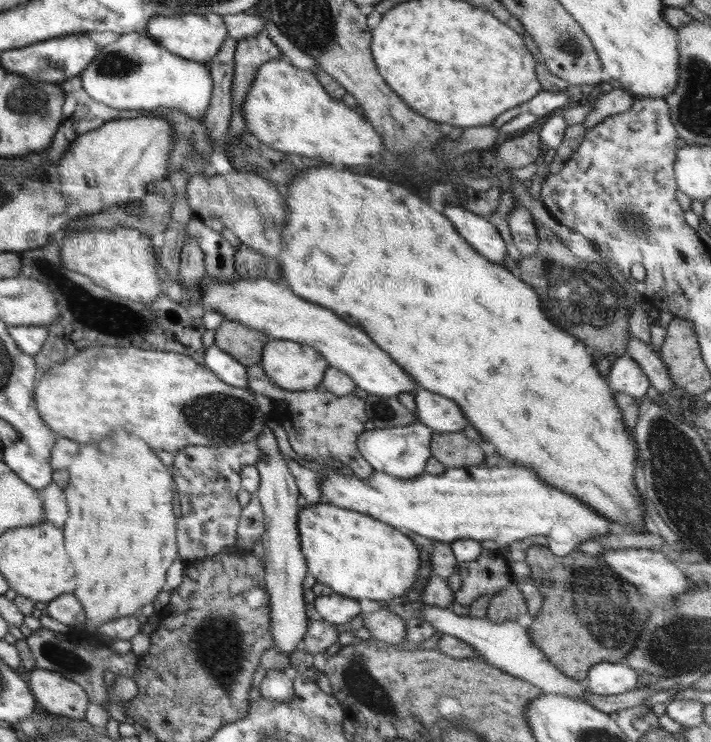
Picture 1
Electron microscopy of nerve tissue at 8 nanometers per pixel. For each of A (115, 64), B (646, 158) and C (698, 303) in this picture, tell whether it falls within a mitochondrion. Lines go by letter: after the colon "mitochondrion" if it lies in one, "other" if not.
A: mitochondrion
B: other
C: other

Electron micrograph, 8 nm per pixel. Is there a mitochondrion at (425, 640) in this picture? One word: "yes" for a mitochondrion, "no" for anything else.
no

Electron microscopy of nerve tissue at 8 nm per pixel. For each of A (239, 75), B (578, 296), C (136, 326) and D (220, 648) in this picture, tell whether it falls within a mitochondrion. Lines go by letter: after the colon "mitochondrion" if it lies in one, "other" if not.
A: other
B: mitochondrion
C: mitochondrion
D: mitochondrion

